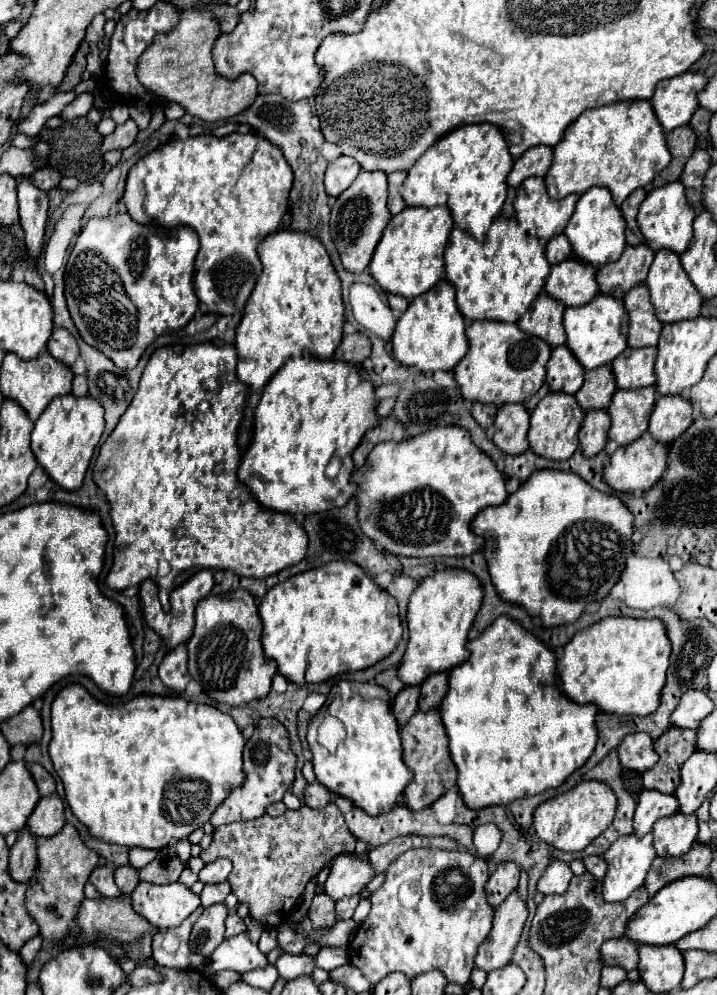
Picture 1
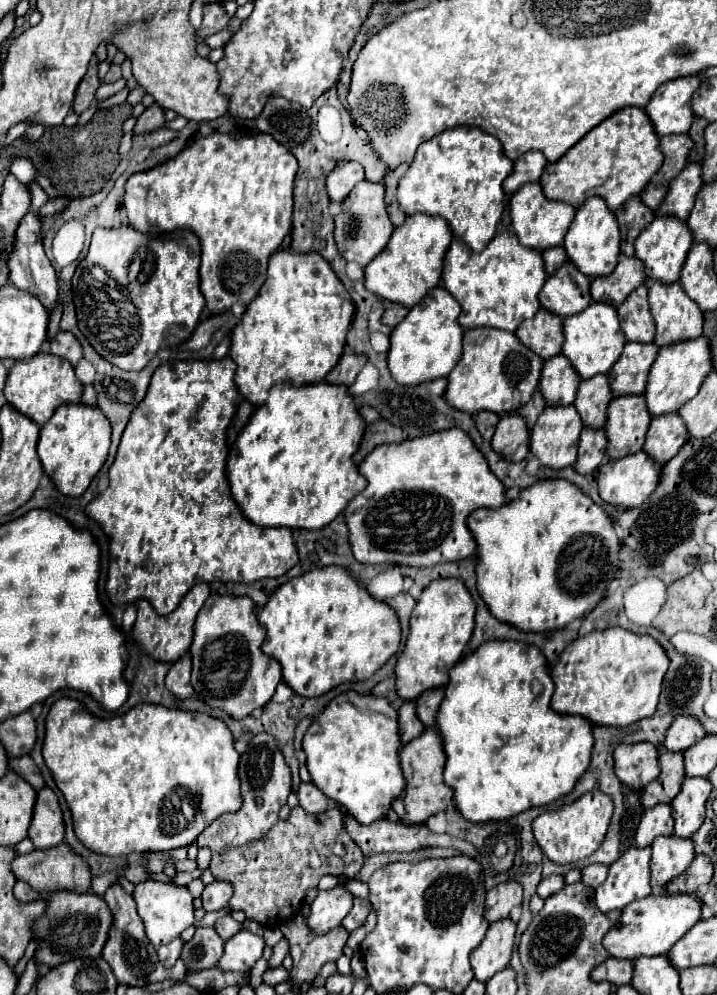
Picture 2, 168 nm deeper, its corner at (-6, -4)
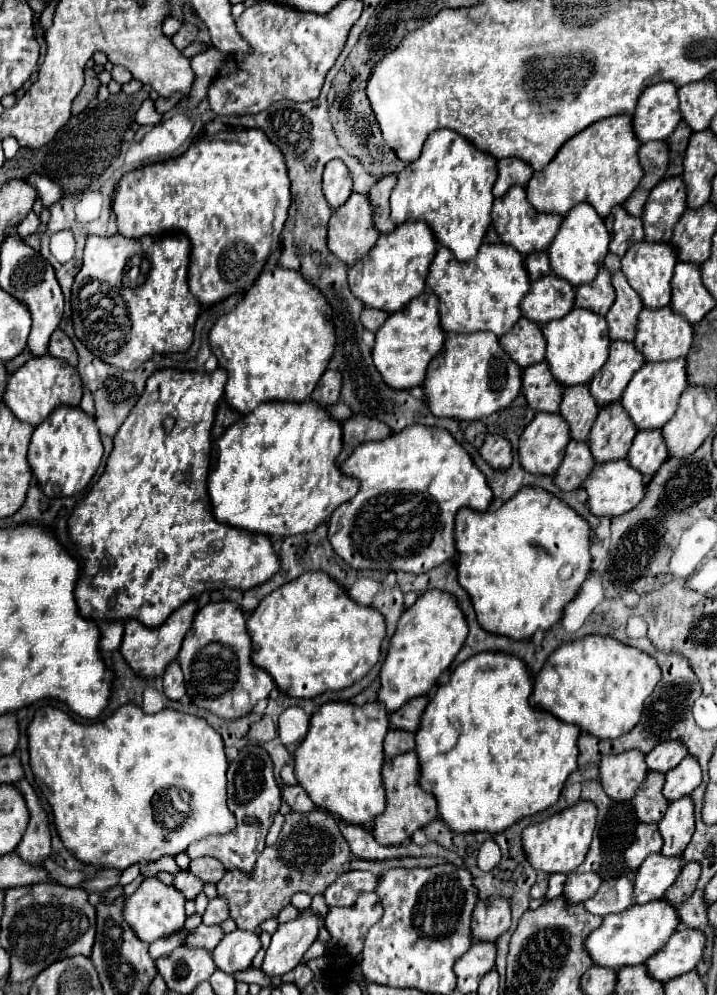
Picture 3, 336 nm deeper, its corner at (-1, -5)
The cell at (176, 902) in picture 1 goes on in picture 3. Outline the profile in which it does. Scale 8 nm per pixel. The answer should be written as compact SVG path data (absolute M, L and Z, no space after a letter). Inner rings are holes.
M151 877L151 879L145 879L131 897L127 897L125 919L133 927L133 931L137 933L139 939L153 943L155 939L169 935L173 931L179 931L183 927L183 923L187 919L185 901L187 899L183 897L183 893L179 889L175 889L173 885L161 883L157 877Z

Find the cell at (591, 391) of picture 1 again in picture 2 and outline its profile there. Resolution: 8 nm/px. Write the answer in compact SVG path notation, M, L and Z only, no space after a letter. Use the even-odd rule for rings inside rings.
M594 376L592 380L580 382L574 408L578 410L582 424L586 428L604 428L606 408L610 400L612 400L612 390L608 388L608 378Z

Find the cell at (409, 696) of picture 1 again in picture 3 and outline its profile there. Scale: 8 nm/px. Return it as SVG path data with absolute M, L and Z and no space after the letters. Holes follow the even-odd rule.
M391 729L387 733L385 737L385 755L387 757L395 757L409 749L415 749L415 733L403 733L403 729Z

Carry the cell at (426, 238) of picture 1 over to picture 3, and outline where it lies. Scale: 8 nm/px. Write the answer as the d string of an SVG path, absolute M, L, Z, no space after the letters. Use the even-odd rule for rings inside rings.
M407 221L393 233L381 235L375 247L367 253L365 261L361 259L349 269L351 293L355 293L355 297L361 299L367 307L395 313L425 291L427 269L435 257L435 251L437 241L431 233L431 227L425 221Z

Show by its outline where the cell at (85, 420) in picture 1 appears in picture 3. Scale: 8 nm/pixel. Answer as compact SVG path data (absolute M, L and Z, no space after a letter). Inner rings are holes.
M67 405L57 407L41 425L35 427L29 445L29 465L47 497L69 497L73 493L79 493L95 475L101 457L103 457L103 445L101 445L99 429L95 425L95 417L83 413L79 407L67 407Z

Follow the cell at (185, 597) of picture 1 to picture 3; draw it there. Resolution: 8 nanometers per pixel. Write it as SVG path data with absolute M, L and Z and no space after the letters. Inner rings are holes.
M187 601L183 603L179 609L175 609L175 613L171 613L171 617L165 621L165 625L161 627L145 627L141 625L141 621L137 619L129 619L125 621L125 635L123 635L123 643L121 643L121 655L127 659L127 663L131 665L131 669L139 675L139 677L159 677L163 675L167 663L171 663L179 649L181 649L181 641L185 637L185 633L191 627L191 621L197 613L197 601Z

